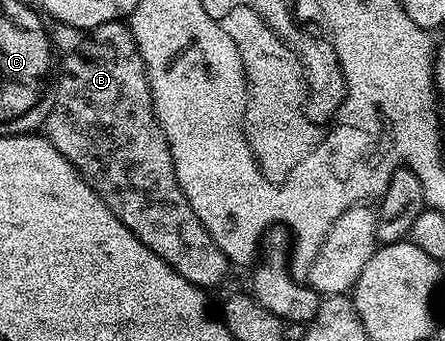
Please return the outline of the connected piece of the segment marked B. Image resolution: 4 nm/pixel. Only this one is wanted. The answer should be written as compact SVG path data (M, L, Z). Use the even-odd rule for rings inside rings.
M124 21L99 24L88 31L86 40L75 52L64 55L55 78L53 103L43 127L44 137L81 173L81 179L115 212L115 216L155 256L162 258L183 280L202 288L217 286L229 274L229 257L211 240L211 232L203 228L199 216L191 208L175 172L167 136L157 119L149 77L143 56L135 44L135 36Z

